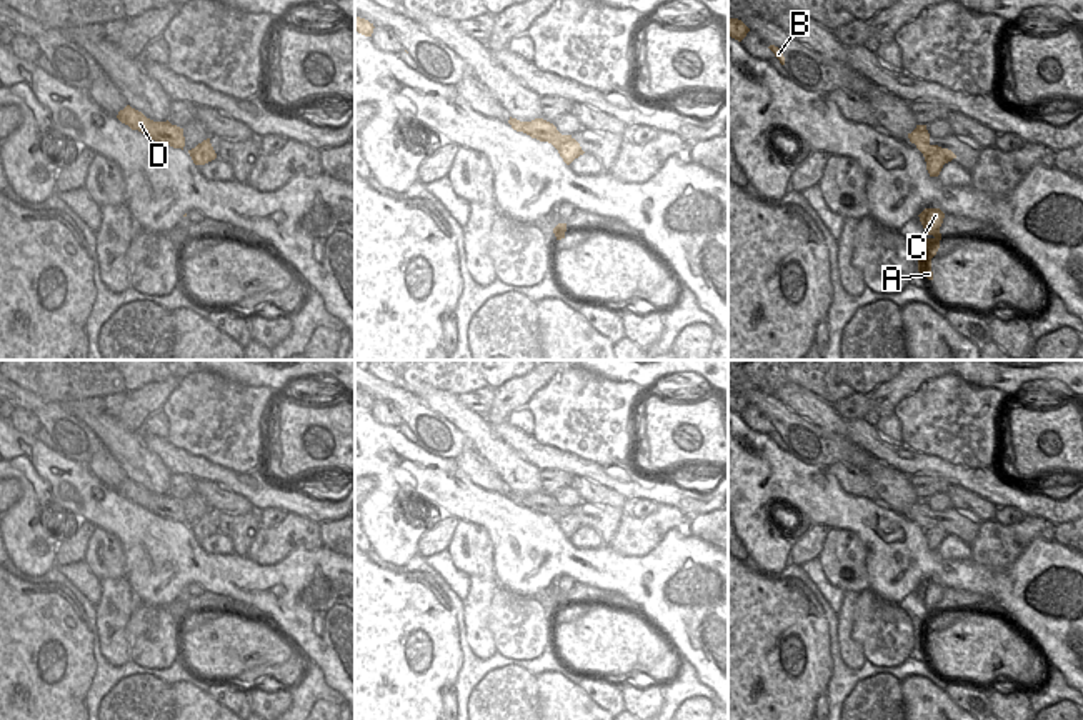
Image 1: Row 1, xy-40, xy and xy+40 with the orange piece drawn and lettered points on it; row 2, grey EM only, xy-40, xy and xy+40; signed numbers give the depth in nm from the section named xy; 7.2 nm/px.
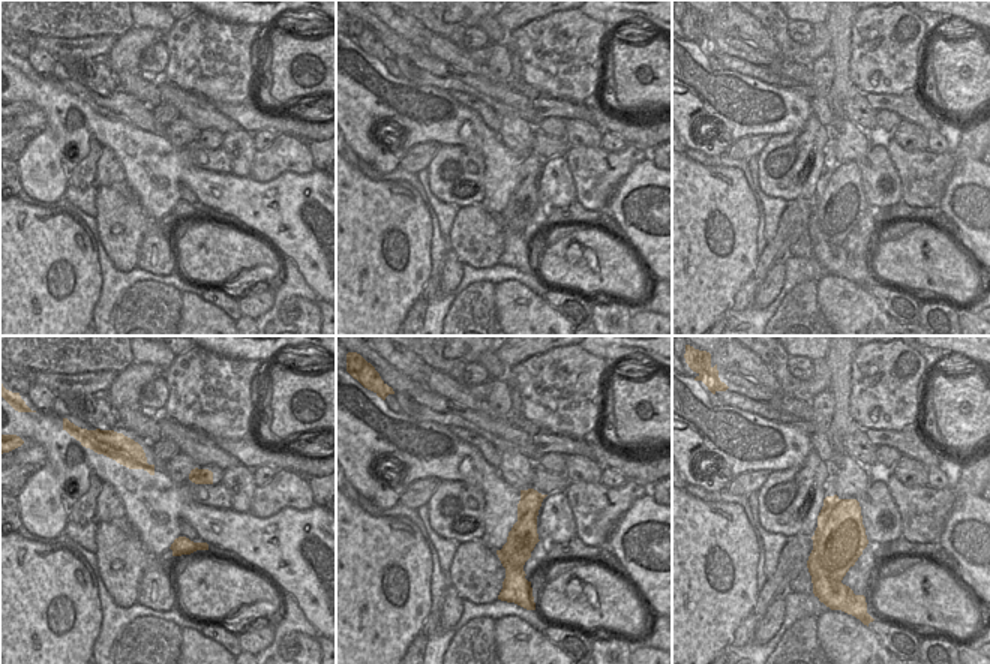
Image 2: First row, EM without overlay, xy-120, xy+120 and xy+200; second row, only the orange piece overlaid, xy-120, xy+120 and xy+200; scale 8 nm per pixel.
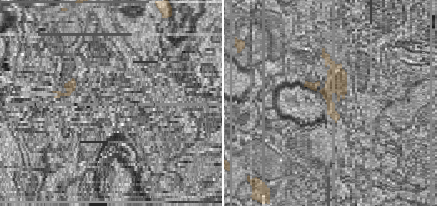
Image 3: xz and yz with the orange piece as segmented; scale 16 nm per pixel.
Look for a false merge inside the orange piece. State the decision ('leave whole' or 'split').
split

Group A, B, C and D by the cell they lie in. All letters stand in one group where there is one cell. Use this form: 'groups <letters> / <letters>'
groups A C / B D

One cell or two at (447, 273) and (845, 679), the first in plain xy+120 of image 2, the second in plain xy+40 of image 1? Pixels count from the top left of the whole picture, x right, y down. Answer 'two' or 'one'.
two

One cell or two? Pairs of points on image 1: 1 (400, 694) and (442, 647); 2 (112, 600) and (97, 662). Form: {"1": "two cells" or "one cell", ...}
{"1": "one cell", "2": "two cells"}

